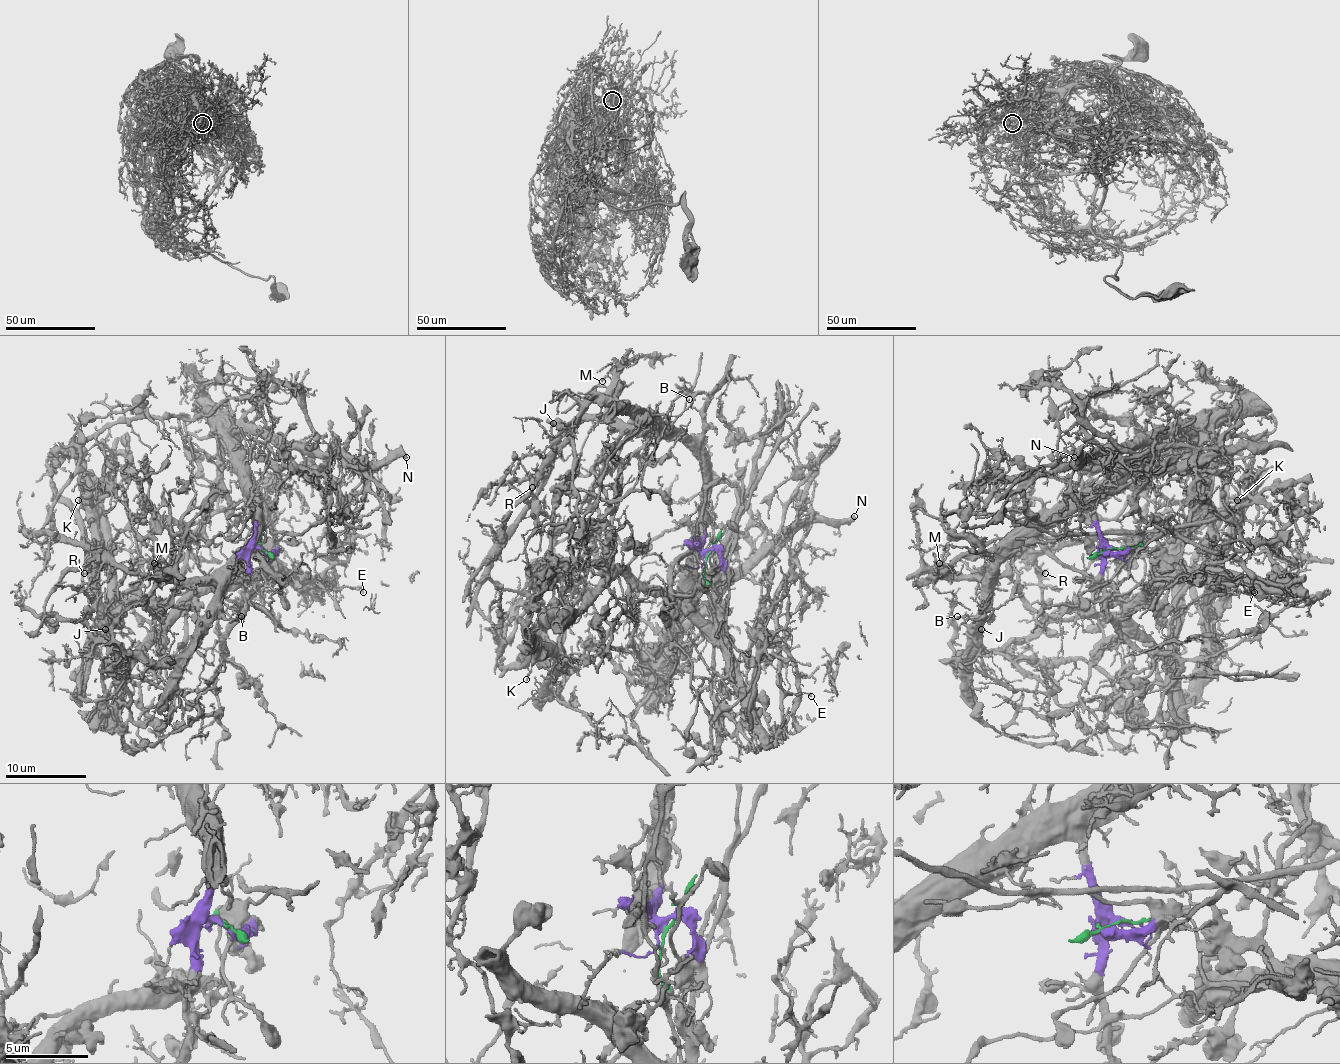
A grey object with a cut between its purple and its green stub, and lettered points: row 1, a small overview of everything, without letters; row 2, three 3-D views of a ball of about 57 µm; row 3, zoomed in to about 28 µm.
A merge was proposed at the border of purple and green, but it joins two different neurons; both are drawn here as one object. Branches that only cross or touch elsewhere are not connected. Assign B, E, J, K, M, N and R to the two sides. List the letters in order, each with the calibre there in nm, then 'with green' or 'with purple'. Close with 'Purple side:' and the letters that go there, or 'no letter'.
B: calibre 150 nm; with purple
E: calibre 190 nm; with green
J: calibre 130 nm; with purple
K: calibre 150 nm; with green
M: calibre 190 nm; with purple
N: calibre 440 nm; with purple
R: calibre 120 nm; with purple
Purple side: B, J, M, N, R

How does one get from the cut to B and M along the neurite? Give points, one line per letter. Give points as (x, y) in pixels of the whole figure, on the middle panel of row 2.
B: (709, 552), (702, 548), (705, 463), (670, 429), (688, 398)
M: (709, 552), (702, 548), (700, 461), (680, 441), (656, 433), (630, 431), (609, 410), (609, 372), (601, 382)

